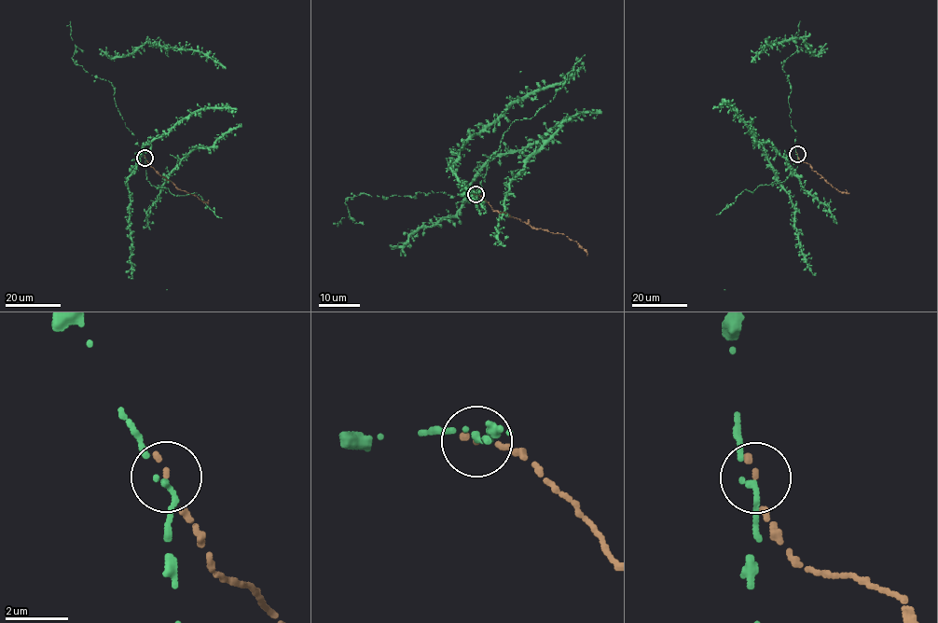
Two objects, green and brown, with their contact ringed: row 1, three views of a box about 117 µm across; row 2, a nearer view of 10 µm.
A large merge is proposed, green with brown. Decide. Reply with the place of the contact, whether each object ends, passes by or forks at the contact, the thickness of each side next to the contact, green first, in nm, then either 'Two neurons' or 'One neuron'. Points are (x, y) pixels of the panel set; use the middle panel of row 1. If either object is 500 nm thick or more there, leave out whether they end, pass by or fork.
Place: (475, 194). At the ring green passes by. At the ring brown ends. Thickness 140 nm (green) against 90 nm. Two neurons

